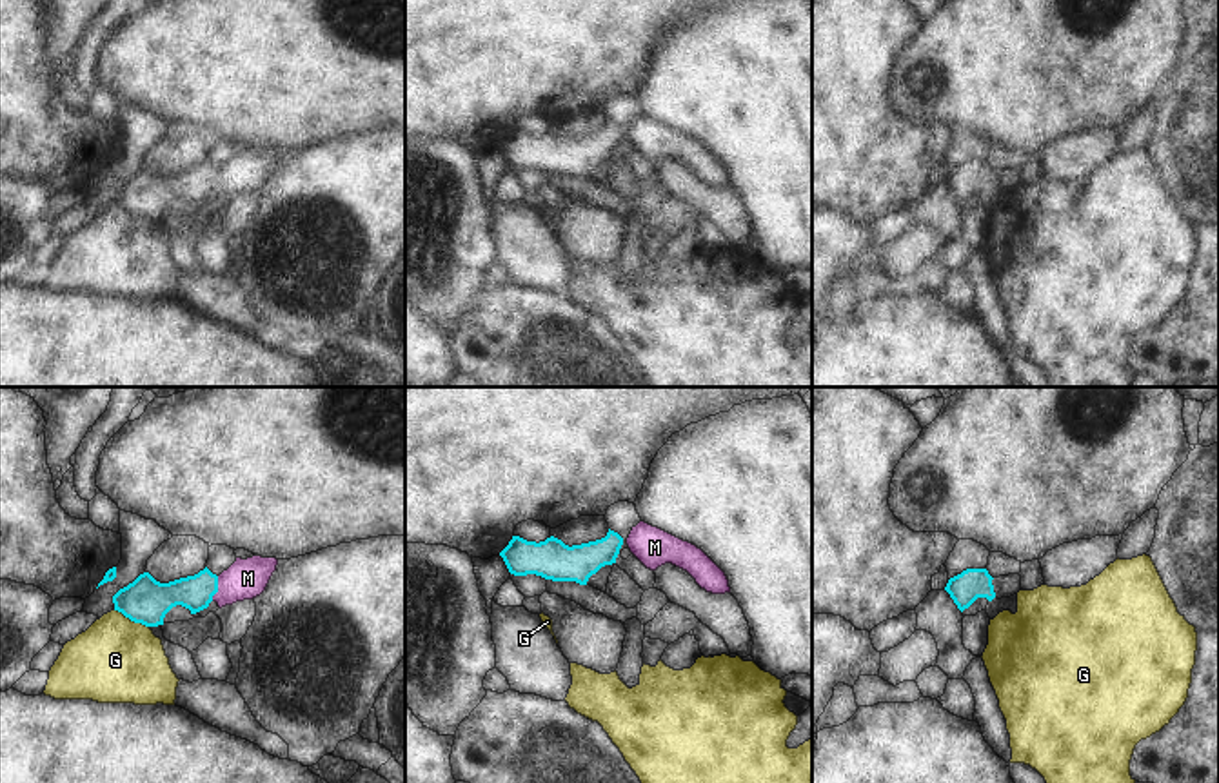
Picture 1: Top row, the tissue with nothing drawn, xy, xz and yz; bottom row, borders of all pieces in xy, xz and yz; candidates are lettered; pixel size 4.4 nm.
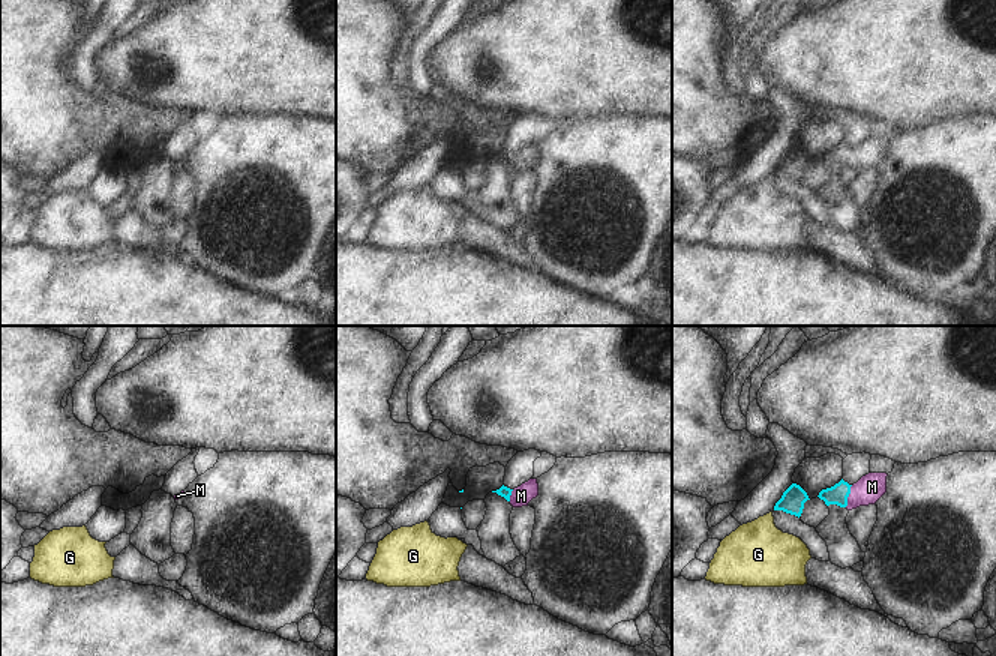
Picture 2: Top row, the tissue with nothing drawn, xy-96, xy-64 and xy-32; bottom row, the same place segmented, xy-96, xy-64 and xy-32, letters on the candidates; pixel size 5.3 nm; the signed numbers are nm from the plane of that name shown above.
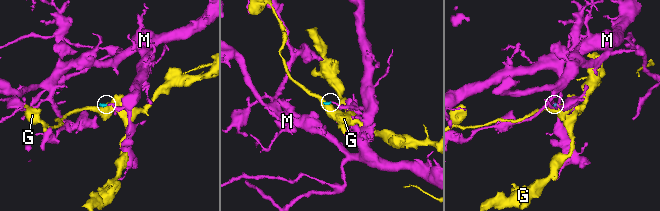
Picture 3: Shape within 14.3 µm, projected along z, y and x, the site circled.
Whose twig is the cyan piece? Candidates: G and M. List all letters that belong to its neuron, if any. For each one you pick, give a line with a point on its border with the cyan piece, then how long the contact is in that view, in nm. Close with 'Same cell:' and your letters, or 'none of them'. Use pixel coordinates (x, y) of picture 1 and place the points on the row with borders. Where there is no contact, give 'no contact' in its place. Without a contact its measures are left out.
M: xy (217, 589) | 120 nm
Same cell: M

